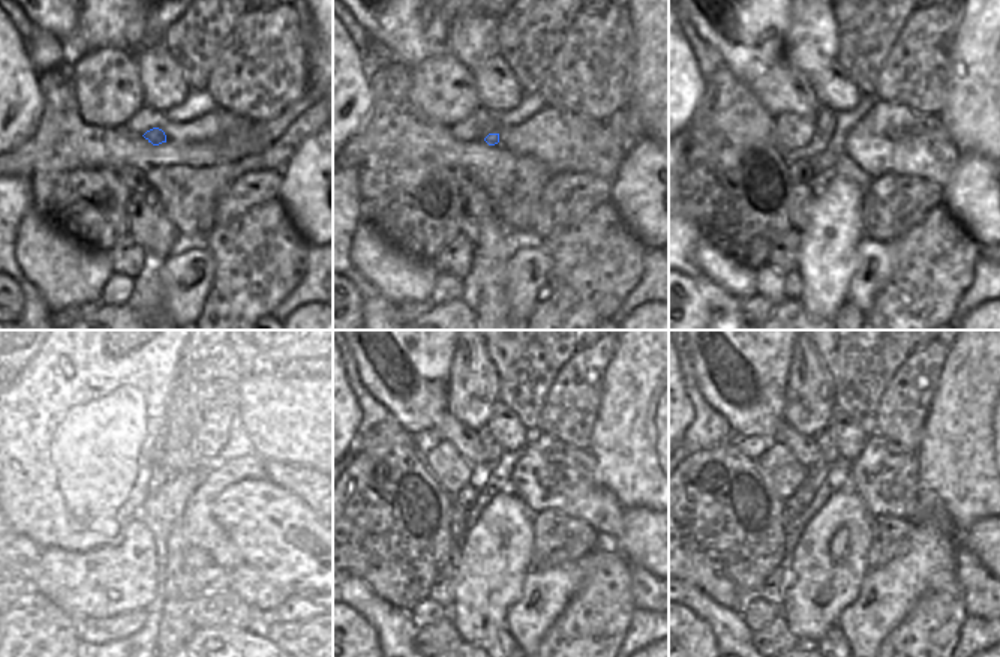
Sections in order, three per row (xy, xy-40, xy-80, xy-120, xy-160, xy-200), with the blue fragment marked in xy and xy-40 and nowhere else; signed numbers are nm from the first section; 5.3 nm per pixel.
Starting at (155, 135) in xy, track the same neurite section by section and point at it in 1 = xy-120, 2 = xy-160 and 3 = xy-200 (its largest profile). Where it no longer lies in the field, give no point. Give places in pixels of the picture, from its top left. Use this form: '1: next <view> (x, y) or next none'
1: next xy-120 (155, 453)
2: next xy-160 (492, 450)
3: next xy-200 (826, 444)

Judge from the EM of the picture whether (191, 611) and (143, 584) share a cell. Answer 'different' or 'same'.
different

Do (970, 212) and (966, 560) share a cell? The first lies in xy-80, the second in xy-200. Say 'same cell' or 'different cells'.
different cells

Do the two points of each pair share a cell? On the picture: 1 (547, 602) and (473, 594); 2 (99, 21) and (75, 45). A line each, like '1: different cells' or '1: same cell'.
1: different cells
2: different cells

